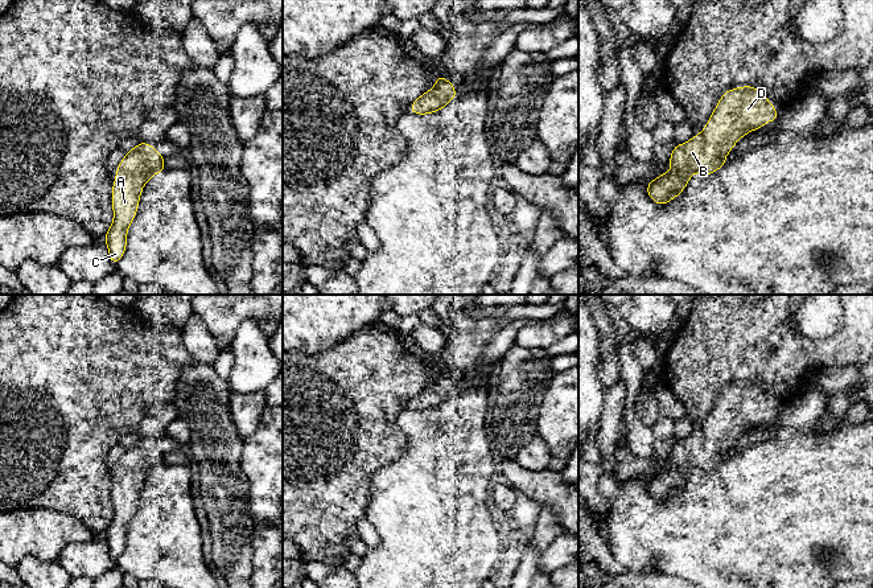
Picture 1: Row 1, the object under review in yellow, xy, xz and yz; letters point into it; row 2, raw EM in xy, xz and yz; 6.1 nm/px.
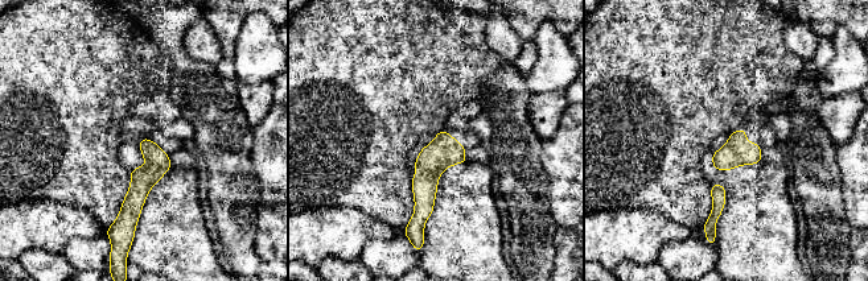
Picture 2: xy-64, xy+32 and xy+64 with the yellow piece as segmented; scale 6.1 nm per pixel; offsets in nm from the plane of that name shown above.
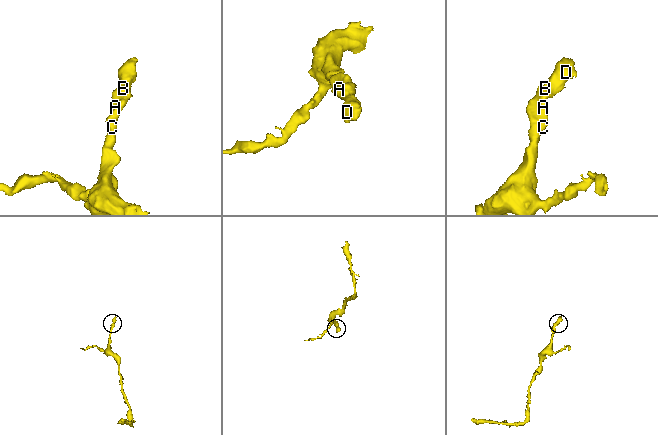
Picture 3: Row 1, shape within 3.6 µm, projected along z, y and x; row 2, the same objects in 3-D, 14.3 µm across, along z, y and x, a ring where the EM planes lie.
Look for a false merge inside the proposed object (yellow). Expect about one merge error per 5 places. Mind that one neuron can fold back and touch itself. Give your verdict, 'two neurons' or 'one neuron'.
one neuron

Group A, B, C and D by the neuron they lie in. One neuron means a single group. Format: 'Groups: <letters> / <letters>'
Groups: A B C D

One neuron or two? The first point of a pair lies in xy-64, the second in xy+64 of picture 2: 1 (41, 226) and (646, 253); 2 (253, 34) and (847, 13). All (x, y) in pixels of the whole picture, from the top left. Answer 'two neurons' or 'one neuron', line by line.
1: one neuron
2: two neurons

